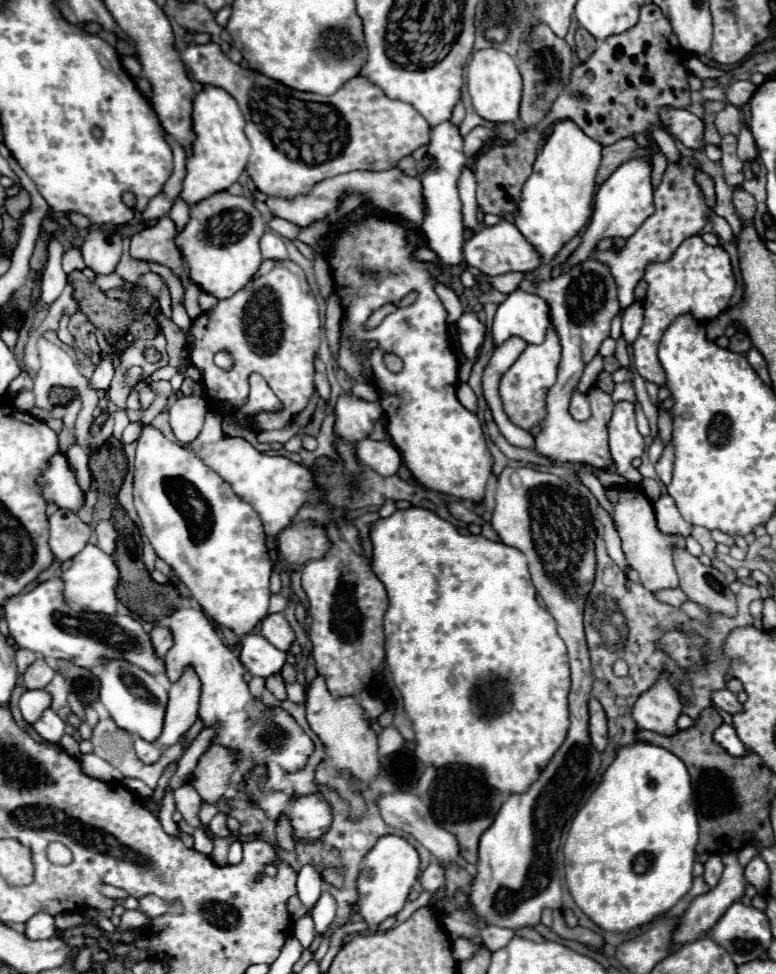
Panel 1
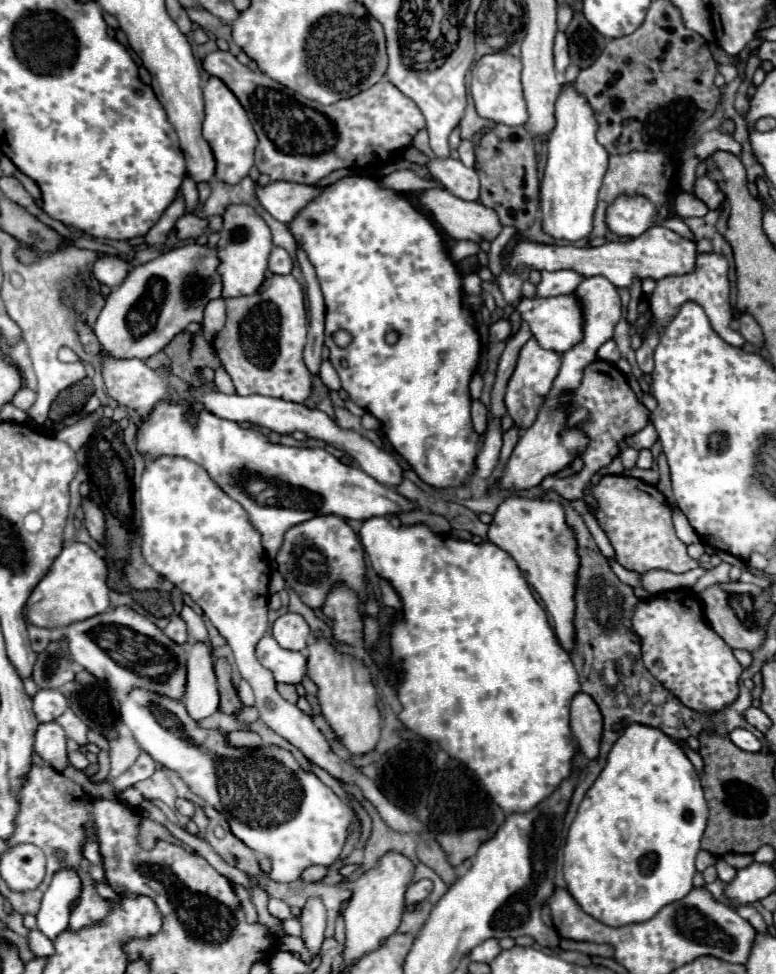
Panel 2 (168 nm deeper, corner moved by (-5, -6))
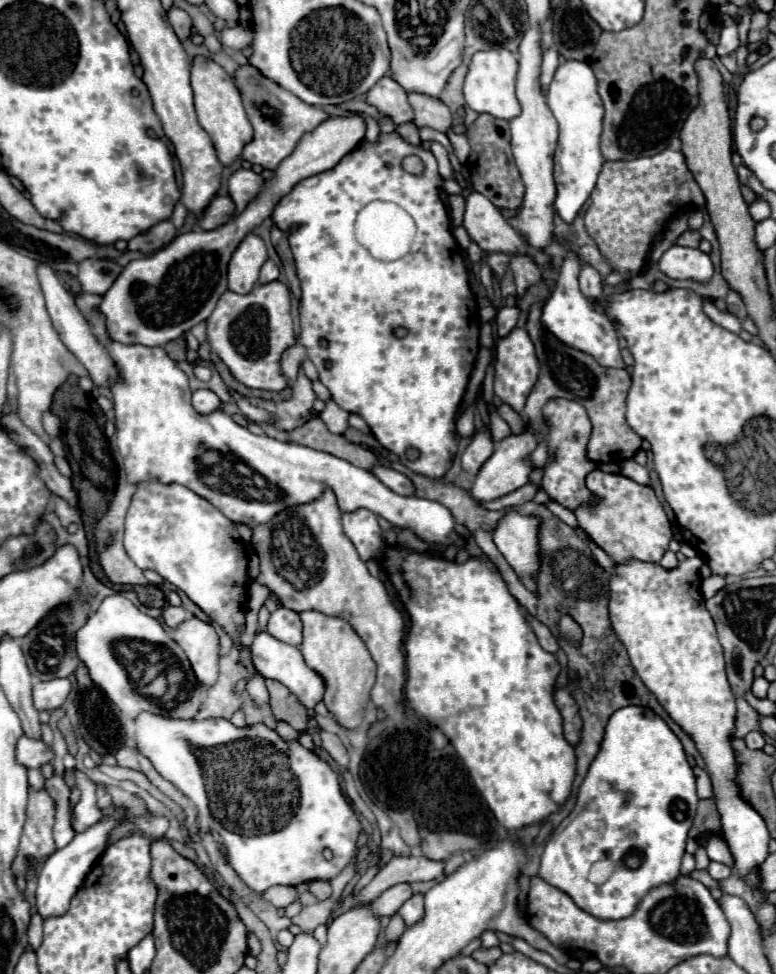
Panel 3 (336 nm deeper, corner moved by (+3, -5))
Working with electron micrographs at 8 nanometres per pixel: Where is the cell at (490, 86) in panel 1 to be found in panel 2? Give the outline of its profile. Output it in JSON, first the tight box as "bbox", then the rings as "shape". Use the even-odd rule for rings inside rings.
{"bbox":[470,53,528,127],"shape":[[[492,53],[476,61],[476,65],[472,67],[470,93],[476,105],[476,113],[480,117],[490,119],[494,123],[510,125],[510,127],[524,125],[528,121],[528,111],[526,111],[522,83],[520,83],[520,71],[522,71],[520,59],[512,57],[510,53]]]}

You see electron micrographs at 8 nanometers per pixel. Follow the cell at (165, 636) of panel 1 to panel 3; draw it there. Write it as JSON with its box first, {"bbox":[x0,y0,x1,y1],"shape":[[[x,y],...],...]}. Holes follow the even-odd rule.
{"bbox":[164,606,186,630],"shape":[[[166,606],[164,608],[164,622],[166,622],[166,626],[170,628],[170,630],[174,630],[176,626],[180,626],[182,622],[184,622],[184,618],[186,618],[186,610],[180,606],[180,608],[176,608],[176,606]]]}

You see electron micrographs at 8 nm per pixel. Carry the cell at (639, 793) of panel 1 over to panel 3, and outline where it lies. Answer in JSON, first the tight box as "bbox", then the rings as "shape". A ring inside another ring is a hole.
{"bbox":[538,708,700,918],"shape":[[[650,708],[616,710],[576,798],[576,806],[544,848],[538,876],[566,892],[594,918],[628,918],[652,888],[680,876],[688,830],[700,800],[680,740]],[[598,860],[618,864],[610,880],[600,886],[588,880],[590,866]]]}

